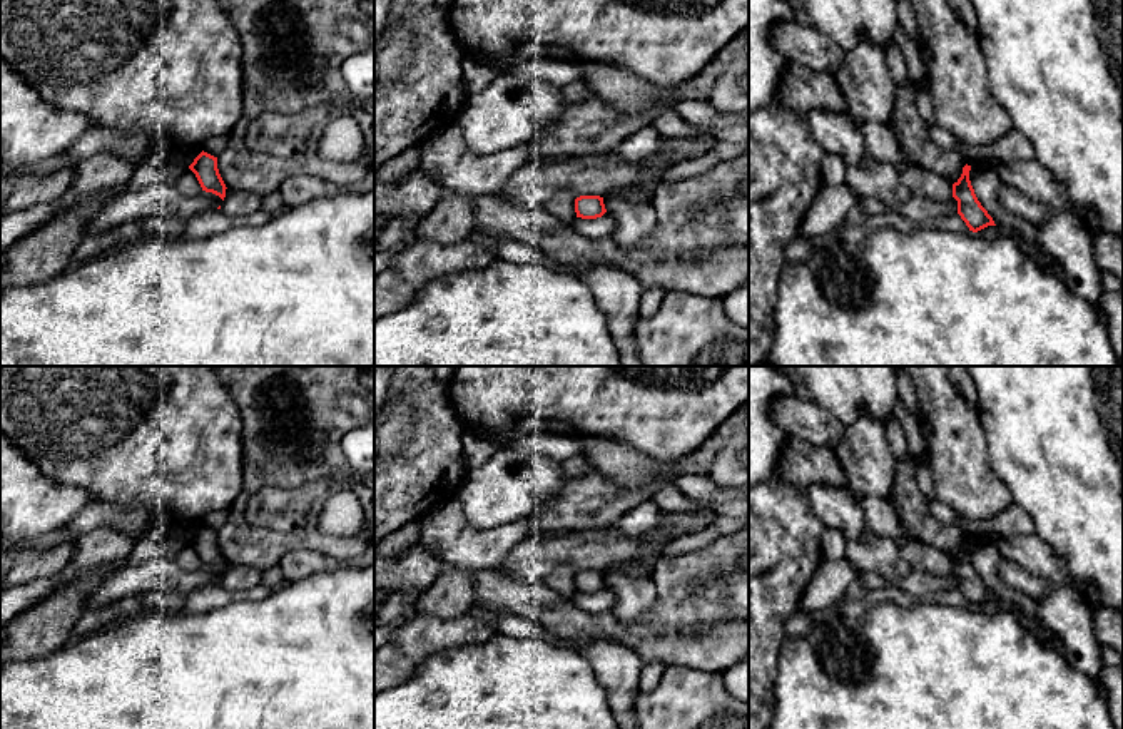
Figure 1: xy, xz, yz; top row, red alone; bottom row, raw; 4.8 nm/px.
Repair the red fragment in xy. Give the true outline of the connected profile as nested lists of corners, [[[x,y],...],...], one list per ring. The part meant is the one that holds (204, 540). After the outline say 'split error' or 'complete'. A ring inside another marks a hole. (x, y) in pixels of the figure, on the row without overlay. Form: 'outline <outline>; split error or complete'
outline [[[202,525],[189,543],[196,548],[202,565],[212,567],[224,575],[227,562],[217,543],[217,532]]]; complete

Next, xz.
outline [[[600,570],[577,572],[575,574],[575,587],[577,587],[577,592],[582,592],[582,594],[602,592],[607,587],[603,572],[600,572]]]; complete

